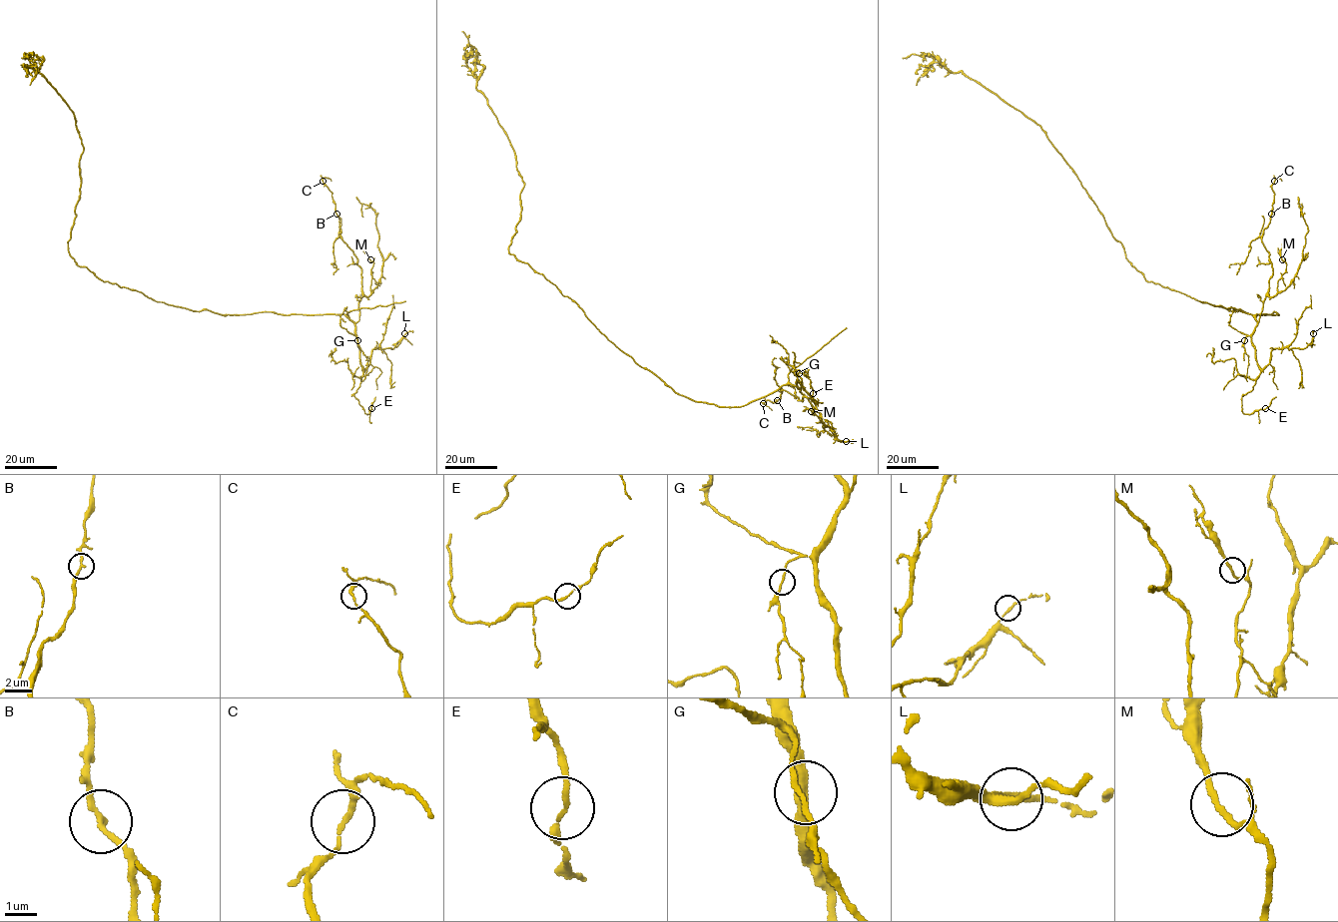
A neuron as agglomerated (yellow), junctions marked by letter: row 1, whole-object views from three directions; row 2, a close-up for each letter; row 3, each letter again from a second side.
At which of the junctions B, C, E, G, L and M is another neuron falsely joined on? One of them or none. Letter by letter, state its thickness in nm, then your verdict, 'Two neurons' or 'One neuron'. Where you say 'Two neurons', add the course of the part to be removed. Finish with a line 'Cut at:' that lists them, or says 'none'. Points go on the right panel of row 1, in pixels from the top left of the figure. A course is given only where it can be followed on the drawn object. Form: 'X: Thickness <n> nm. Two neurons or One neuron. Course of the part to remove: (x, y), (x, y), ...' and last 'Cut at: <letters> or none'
B: Thickness 170 nm. One neuron
C: Thickness 180 nm. One neuron
E: Thickness 150 nm. One neuron
G: Thickness 150 nm. One neuron
L: Thickness 150 nm. One neuron
M: Thickness 180 nm. One neuron
Cut at: none

